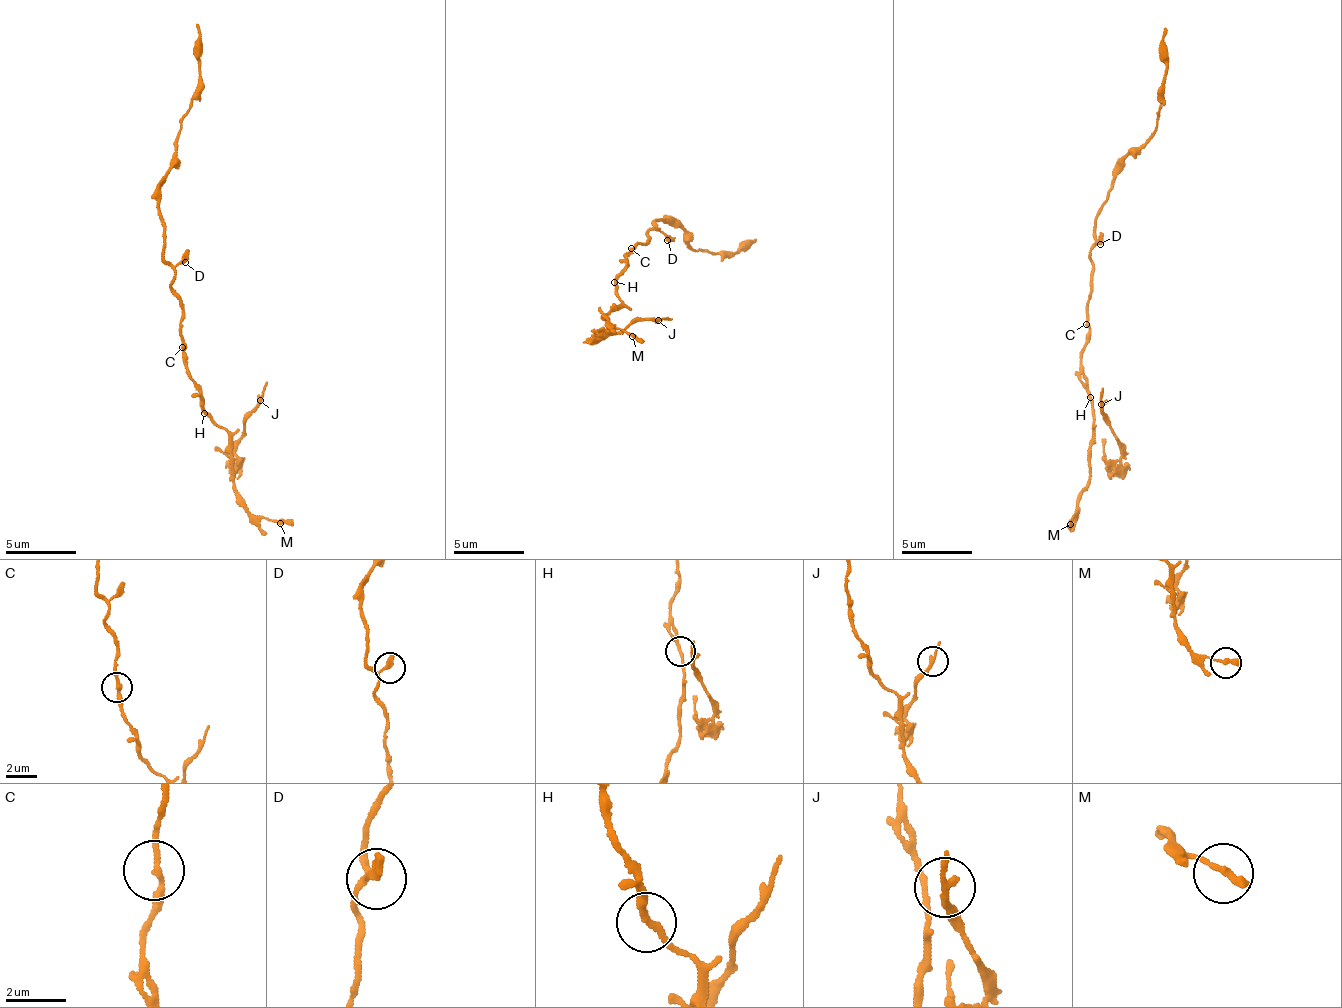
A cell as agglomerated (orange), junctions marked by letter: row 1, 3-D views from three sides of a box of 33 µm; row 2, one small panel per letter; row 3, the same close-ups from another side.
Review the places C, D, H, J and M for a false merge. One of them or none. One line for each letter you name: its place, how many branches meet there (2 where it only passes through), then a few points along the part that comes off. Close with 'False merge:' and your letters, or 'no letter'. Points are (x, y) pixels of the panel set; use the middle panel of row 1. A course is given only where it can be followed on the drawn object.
J: place (658, 320); branches 2; course (659, 319), (605, 335), (599, 305)
False merge: J

